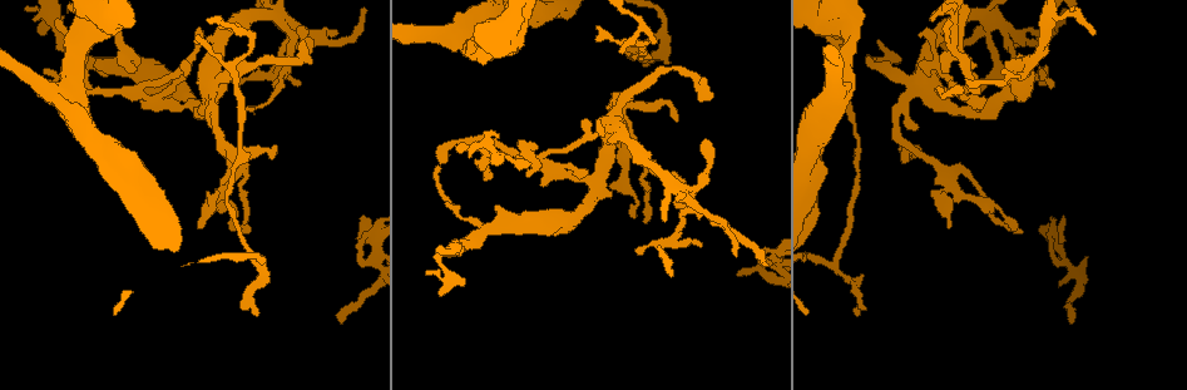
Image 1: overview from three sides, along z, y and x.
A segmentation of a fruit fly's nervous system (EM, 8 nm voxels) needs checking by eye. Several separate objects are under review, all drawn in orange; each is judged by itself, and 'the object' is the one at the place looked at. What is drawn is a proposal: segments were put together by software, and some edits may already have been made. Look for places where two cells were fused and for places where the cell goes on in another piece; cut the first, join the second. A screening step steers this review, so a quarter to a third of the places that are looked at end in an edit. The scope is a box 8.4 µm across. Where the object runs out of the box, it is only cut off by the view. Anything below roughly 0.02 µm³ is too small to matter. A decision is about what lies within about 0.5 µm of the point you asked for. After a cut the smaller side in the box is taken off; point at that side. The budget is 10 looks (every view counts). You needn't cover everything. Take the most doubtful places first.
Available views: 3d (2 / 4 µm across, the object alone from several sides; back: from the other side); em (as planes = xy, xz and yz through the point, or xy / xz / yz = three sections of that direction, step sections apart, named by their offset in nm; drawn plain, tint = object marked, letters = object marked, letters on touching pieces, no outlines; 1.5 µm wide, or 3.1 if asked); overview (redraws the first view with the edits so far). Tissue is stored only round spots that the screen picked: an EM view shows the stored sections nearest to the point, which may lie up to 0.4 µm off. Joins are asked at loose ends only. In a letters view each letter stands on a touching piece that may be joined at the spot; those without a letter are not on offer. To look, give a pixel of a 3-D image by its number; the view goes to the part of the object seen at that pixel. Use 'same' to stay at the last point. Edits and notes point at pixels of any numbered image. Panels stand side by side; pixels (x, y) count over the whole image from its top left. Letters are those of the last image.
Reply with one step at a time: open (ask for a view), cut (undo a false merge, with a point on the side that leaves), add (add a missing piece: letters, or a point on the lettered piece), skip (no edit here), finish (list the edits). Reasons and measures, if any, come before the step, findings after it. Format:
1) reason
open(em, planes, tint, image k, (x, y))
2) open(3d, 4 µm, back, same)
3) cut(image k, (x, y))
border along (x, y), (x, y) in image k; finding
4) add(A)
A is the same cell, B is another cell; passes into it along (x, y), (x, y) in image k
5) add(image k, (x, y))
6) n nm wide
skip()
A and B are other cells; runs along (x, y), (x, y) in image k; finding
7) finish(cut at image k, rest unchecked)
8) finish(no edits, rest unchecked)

tapers out
open(em, planes, plain, image 1, (705, 140))

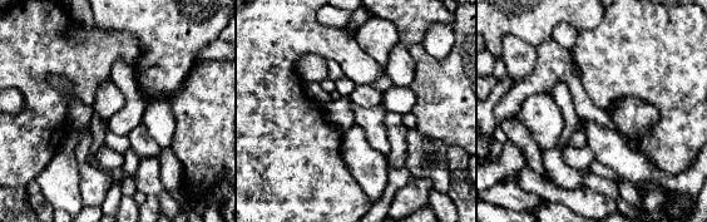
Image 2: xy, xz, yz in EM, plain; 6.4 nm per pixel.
open(em, planes, tint, same)

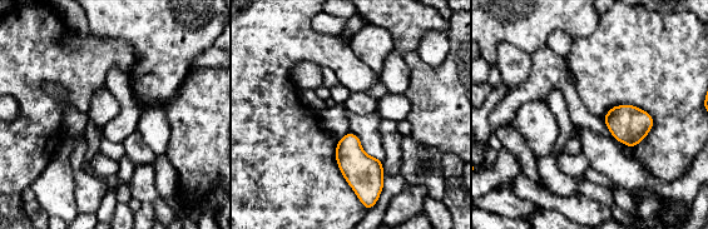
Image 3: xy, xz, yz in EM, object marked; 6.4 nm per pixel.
open(em, planes, letters, same)

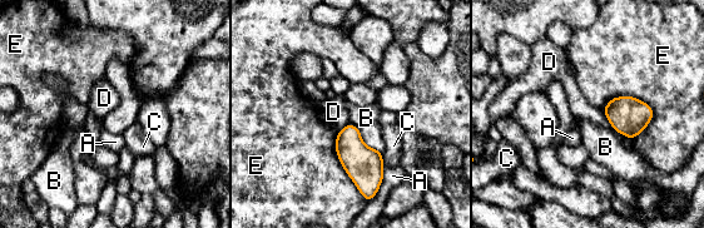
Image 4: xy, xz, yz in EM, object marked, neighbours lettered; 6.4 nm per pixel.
E touches over 340 nm
skip()
A, B, C, D and E are other cells; border along (601, 110), (615, 129) in image 4; no lettered piece goes on from it

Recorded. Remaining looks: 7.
free end
open(3d, 4 µm, image 1, (738, 274))

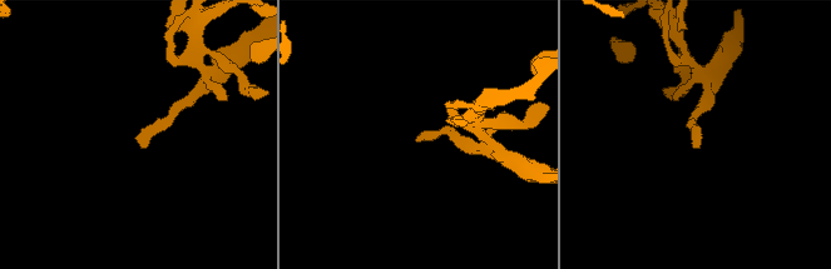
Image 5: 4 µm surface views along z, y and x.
open(em, planes, letters, image 5, (421, 139))

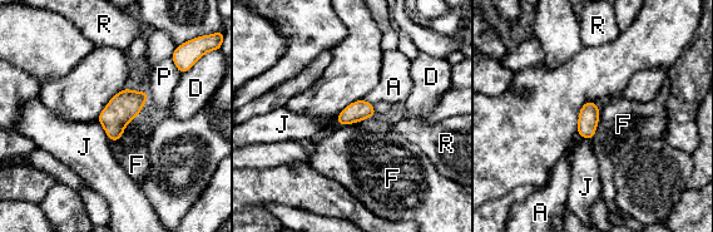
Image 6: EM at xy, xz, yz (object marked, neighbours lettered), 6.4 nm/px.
F touches over 240 nm
skip()
A, D, F, J, P and R are other cells; border along (375, 114), (340, 126) in image 6; no lettered piece goes on from it

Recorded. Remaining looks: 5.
branch point
open(3d, 2 µm, image 1, (485, 228))

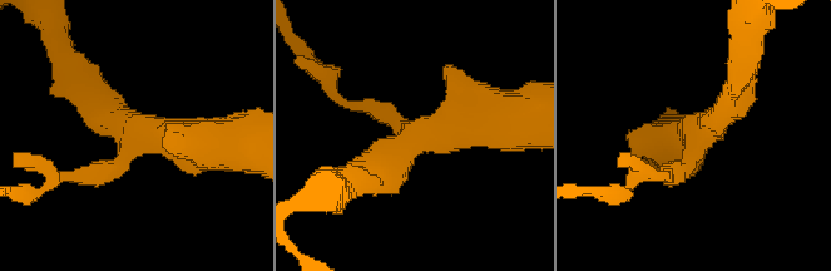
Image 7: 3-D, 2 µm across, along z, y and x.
open(em, yz, step 4, tint, image 7, (415, 139))

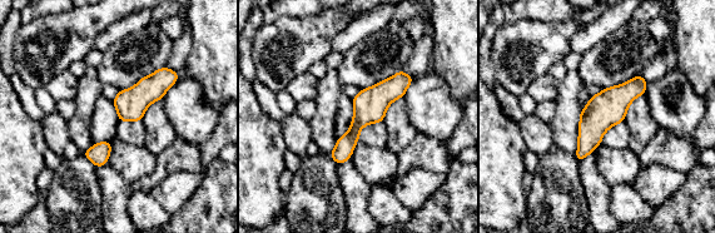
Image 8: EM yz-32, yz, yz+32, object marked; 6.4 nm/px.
cut it another way
open(em, planes, letters, same)

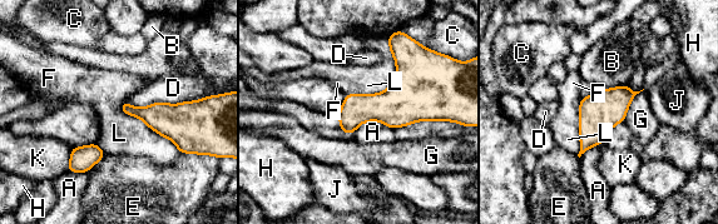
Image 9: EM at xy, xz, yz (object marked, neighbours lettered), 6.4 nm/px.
190 nm wide
skip()
A, B, C, D, E, F, G, H, J, K and L are other cells; border along (392, 129), (364, 122), (353, 134) in image 9; continuous, no second cell

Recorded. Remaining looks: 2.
finish(no edits, rest unchecked)

